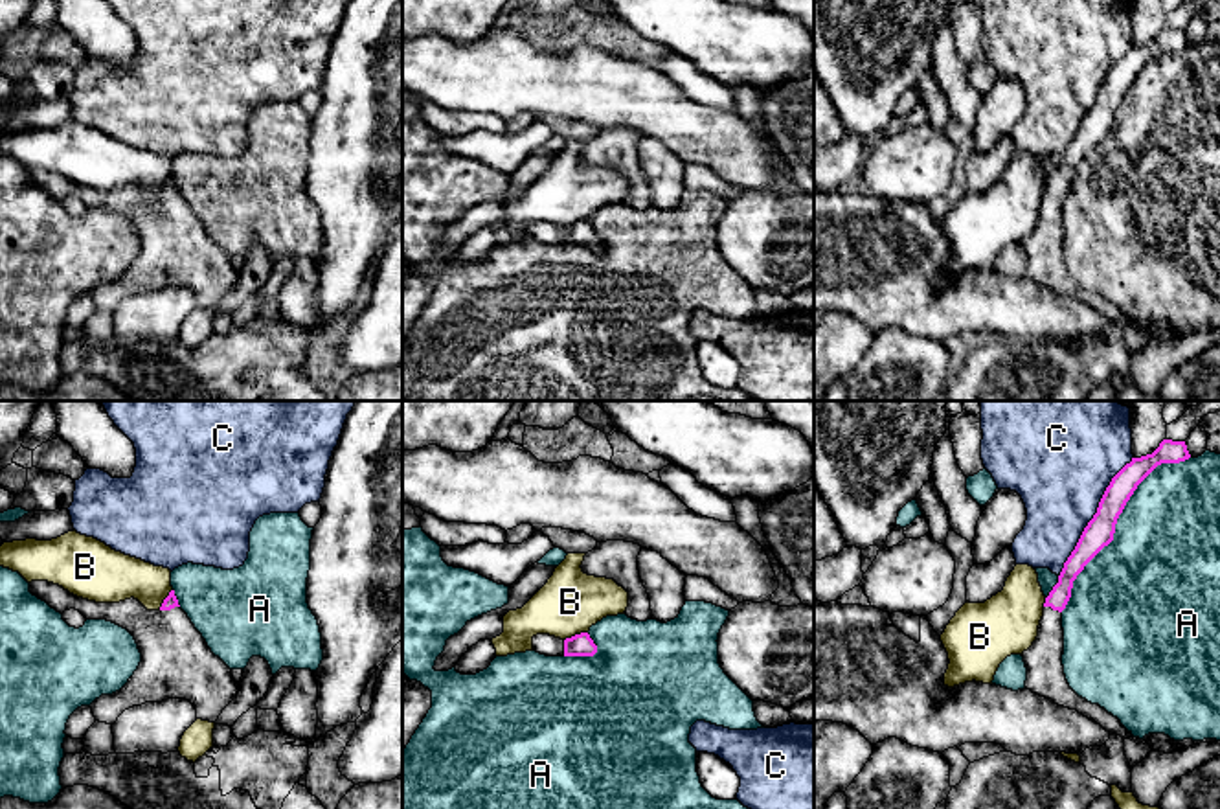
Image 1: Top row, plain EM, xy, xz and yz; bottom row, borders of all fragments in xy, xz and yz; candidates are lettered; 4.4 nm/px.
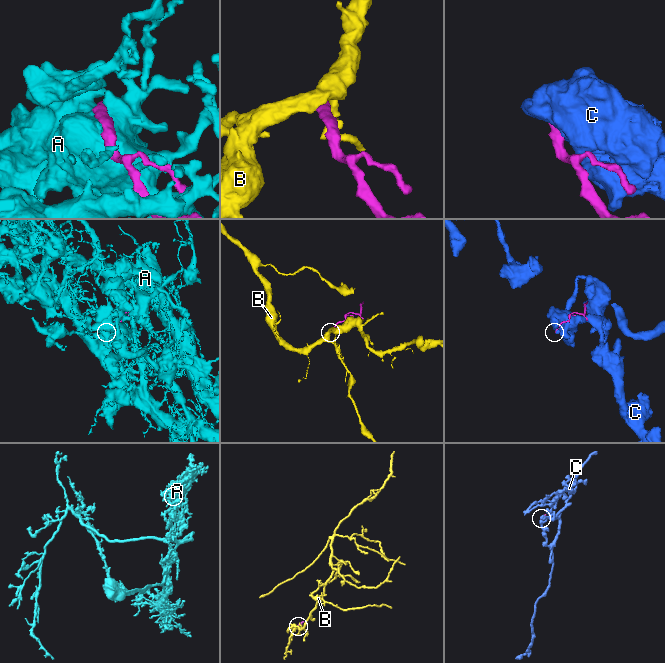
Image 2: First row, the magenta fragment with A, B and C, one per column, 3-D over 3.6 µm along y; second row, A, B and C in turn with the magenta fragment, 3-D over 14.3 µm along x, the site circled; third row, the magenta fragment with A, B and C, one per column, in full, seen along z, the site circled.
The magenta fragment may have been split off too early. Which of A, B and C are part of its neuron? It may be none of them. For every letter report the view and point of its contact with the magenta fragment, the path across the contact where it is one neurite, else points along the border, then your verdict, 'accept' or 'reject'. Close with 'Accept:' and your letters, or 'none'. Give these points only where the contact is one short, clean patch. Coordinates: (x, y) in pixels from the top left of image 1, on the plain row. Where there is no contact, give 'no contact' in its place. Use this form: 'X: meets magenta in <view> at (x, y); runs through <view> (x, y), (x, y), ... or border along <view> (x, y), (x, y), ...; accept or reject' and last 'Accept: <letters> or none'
A: meets magenta in yz at (1116, 111); reject
B: meets magenta in xz at (576, 223); border along xz (587, 219), (564, 228); reject
C: meets magenta in yz at (1094, 105); reject
Accept: none

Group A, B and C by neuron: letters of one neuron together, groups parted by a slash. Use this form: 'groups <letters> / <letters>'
groups A / B / C

